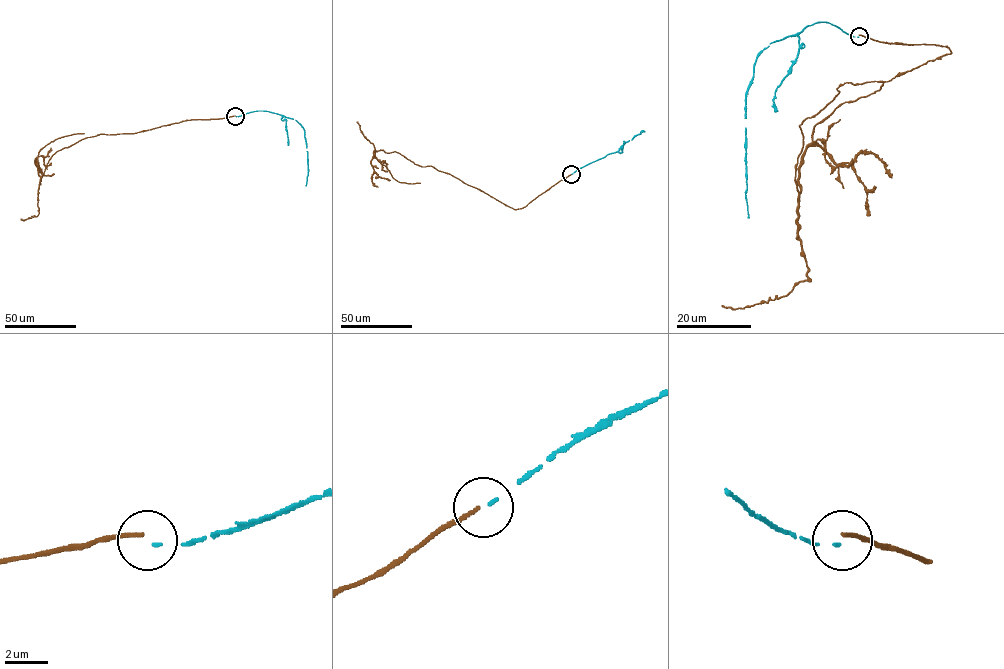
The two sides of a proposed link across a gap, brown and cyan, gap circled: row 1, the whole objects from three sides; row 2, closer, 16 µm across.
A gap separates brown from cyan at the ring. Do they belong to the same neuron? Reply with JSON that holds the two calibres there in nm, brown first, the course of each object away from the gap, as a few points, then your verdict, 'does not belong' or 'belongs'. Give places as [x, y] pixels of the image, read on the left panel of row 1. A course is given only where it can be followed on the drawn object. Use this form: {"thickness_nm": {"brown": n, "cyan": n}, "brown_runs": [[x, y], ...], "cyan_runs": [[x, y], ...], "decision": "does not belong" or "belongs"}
{"thickness_nm": {"brown": 170, "cyan": 120}, "brown_runs": [[235, 116], [85, 138], [57, 151], [39, 175], [40, 149], [55, 139], [84, 133]], "cyan_runs": [[235, 116], [267, 111], [300, 124], [304, 130], [307, 152], [305, 185]], "decision": "does not belong"}

